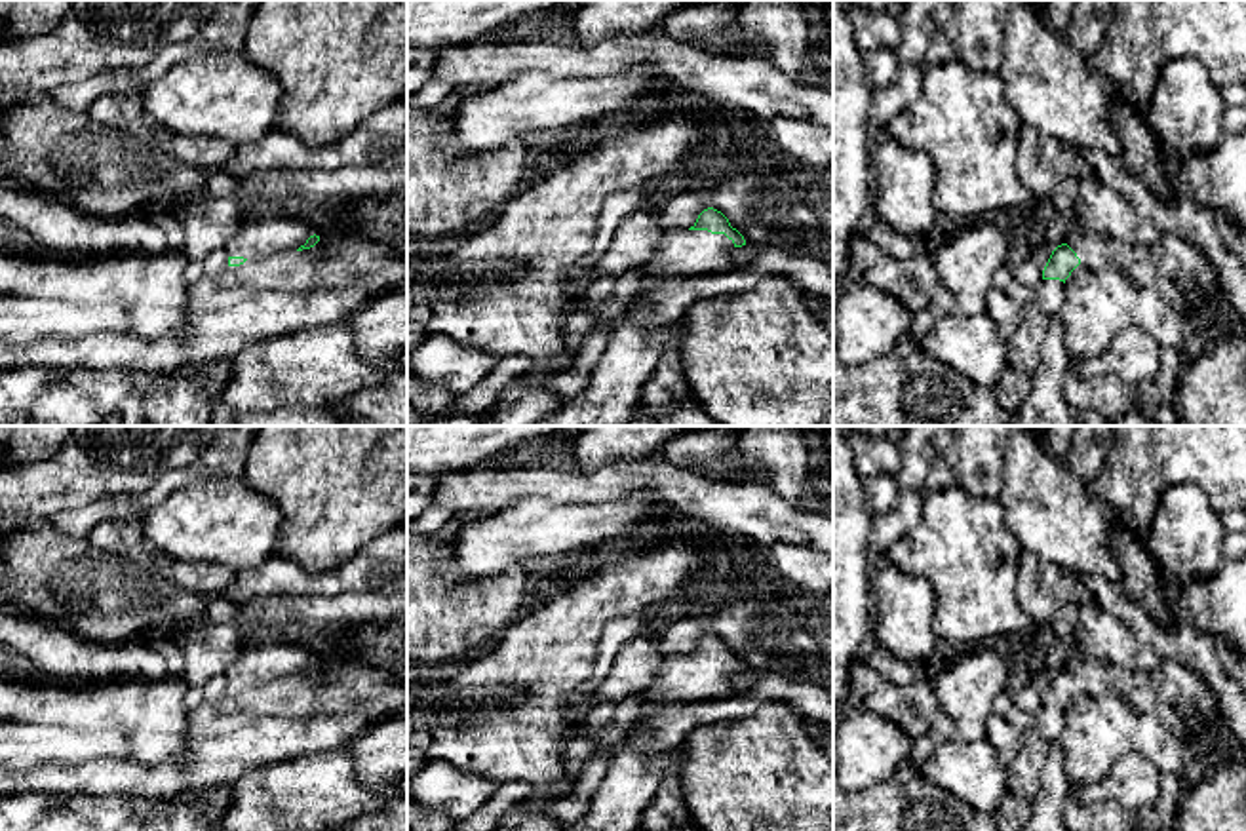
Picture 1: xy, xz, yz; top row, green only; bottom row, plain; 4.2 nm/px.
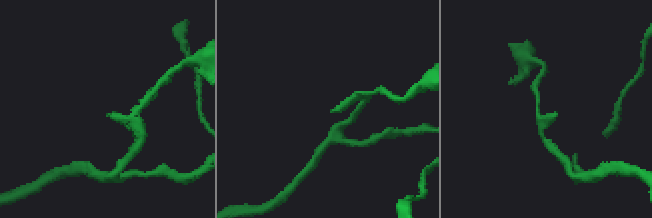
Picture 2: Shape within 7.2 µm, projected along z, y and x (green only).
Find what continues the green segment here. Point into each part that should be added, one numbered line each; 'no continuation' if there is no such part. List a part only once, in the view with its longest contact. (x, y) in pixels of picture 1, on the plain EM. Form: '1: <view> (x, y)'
1: xz (681, 679)

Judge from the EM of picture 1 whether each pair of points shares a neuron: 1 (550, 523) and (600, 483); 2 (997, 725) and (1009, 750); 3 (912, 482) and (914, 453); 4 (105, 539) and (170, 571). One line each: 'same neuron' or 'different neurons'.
1: different neurons
2: same neuron
3: same neuron
4: same neuron

